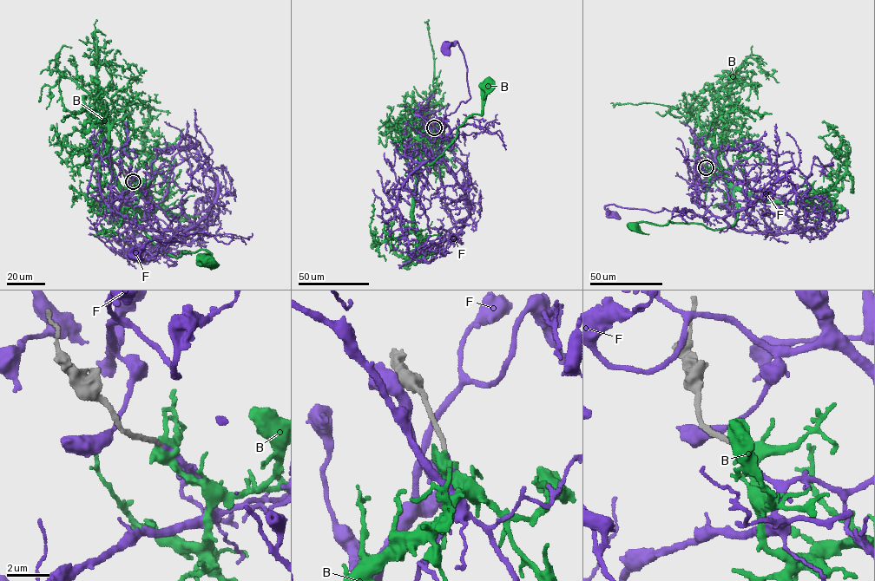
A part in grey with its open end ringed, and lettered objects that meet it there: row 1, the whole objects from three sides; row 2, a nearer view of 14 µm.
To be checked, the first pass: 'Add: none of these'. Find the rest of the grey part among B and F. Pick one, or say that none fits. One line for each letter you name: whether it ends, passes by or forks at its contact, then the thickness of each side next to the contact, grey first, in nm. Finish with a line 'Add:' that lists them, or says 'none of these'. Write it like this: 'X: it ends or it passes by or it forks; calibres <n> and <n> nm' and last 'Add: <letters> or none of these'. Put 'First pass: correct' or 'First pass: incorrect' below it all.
F: it ends; calibres 240 and 240 nm
Add: F
First pass: incorrect

